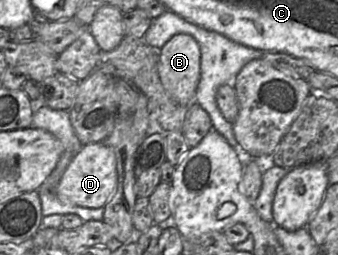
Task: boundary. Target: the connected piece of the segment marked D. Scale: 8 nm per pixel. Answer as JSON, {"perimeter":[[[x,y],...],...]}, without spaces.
{"perimeter":[[[105,142],[82,146],[70,162],[56,188],[58,199],[67,204],[97,209],[104,207],[117,188],[116,157]]]}

